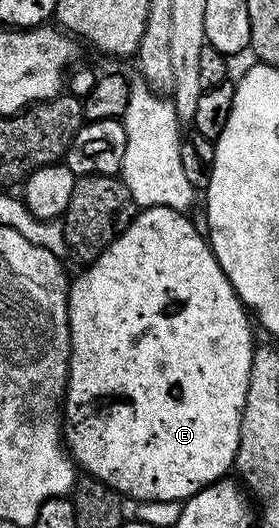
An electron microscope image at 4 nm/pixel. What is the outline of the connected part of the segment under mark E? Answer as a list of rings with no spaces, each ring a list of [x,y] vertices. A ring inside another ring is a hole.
[[[170,207],[140,209],[132,222],[120,232],[120,236],[114,239],[114,243],[99,253],[77,277],[73,276],[68,287],[68,326],[72,332],[72,350],[68,364],[68,389],[64,393],[62,410],[64,443],[73,462],[87,476],[106,483],[125,498],[133,497],[136,503],[187,501],[200,489],[221,480],[227,474],[224,472],[233,468],[239,451],[240,420],[250,387],[253,322],[236,288],[229,283],[218,259],[212,254],[211,245],[202,236],[201,230],[200,233],[196,230],[195,223],[188,216],[187,212]]]

